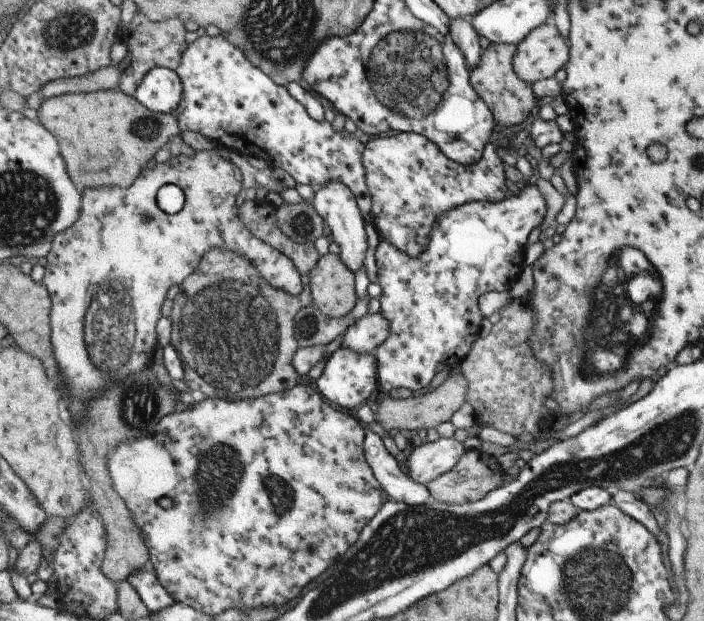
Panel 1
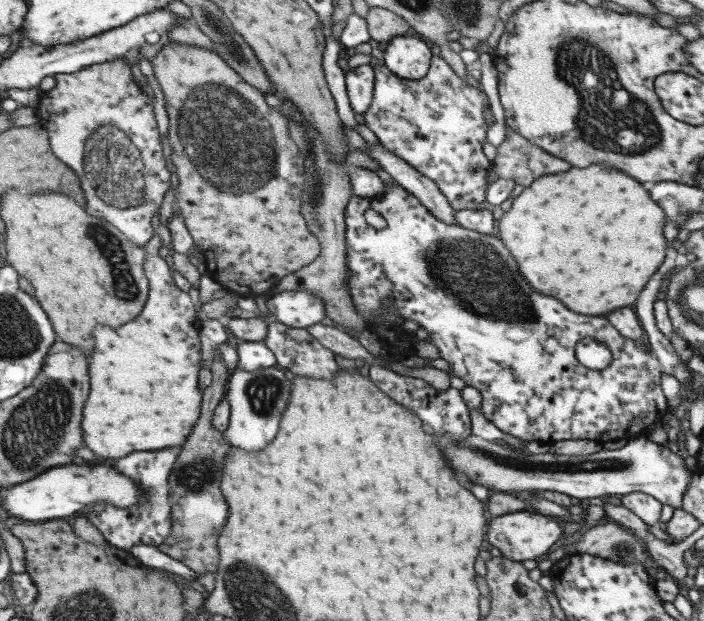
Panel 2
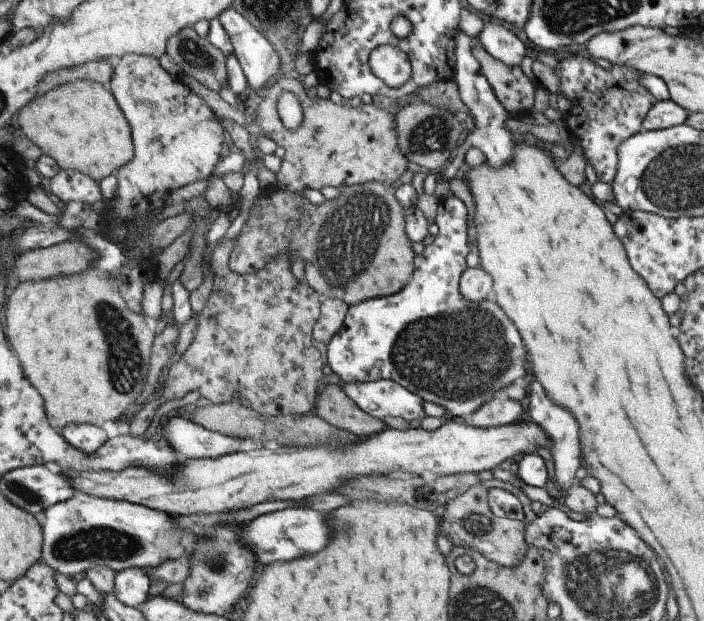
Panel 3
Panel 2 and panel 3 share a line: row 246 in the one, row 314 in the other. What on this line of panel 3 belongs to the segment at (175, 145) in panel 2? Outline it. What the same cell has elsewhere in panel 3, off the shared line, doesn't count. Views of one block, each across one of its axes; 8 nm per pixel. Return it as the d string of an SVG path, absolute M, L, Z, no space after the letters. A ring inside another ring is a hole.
M219 239L212 248L210 268L213 273L212 288L203 308L195 314L197 329L191 343L177 362L165 369L162 392L151 404L140 408L129 421L129 435L143 435L149 418L163 402L175 402L187 392L199 392L211 404L239 401L244 407L262 415L281 417L302 415L314 408L314 400L326 377L321 374L321 354L311 345L314 322L320 313L322 297L307 286L305 279L297 282L291 275L286 253L268 261L256 273L237 274L228 267L234 240Z

